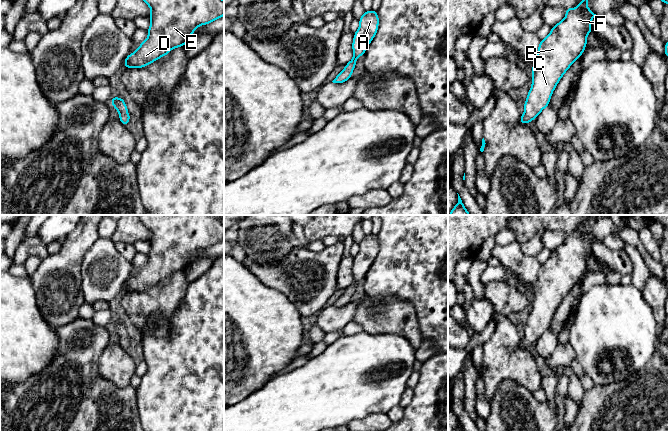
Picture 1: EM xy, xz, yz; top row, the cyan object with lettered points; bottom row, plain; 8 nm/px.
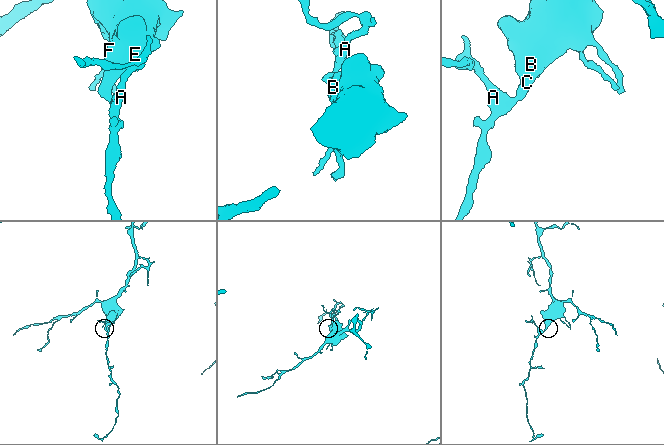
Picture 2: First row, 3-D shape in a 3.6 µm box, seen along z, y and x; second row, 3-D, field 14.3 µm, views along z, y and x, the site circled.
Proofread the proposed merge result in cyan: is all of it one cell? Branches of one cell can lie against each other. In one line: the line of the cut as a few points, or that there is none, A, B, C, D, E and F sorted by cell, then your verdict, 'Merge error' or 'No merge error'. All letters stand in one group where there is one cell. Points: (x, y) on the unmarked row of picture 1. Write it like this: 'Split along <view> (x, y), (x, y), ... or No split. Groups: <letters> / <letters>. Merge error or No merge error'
No split. Groups: A B C D E F. No merge error

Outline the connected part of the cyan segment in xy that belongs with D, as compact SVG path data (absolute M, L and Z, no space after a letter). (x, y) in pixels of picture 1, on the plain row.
M138 215L151 233L147 263L125 282L125 292L142 292L166 280L172 273L185 270L198 250L209 248L224 239L224 224L211 215Z

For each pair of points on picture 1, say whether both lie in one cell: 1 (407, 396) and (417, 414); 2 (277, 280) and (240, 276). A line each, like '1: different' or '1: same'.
1: different
2: different

